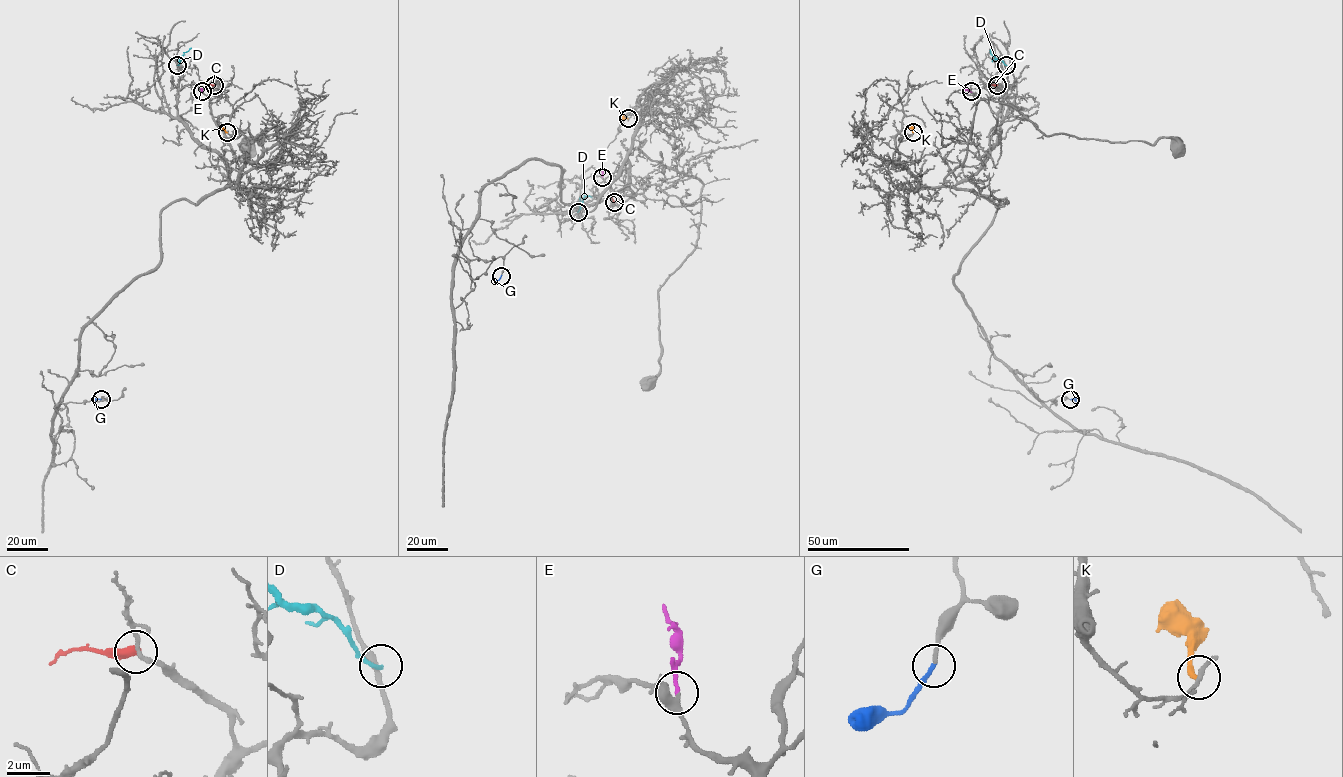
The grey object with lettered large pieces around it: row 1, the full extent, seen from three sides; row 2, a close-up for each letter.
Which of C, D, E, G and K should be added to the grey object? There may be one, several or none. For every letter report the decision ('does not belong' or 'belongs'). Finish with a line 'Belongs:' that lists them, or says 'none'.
C: does not belong
D: does not belong
E: belongs
G: belongs
K: does not belong
Belongs: E, G

